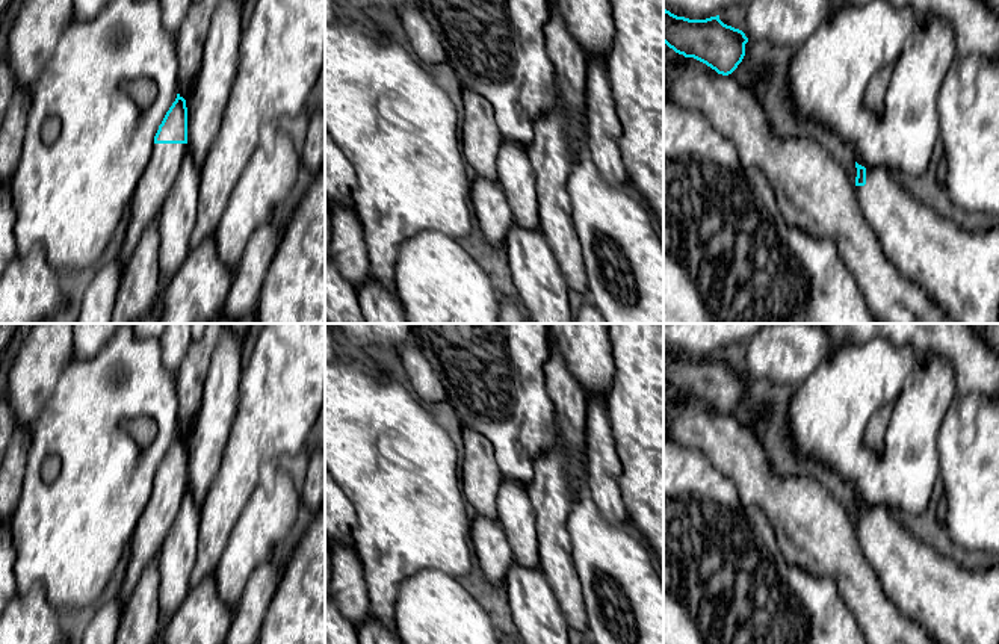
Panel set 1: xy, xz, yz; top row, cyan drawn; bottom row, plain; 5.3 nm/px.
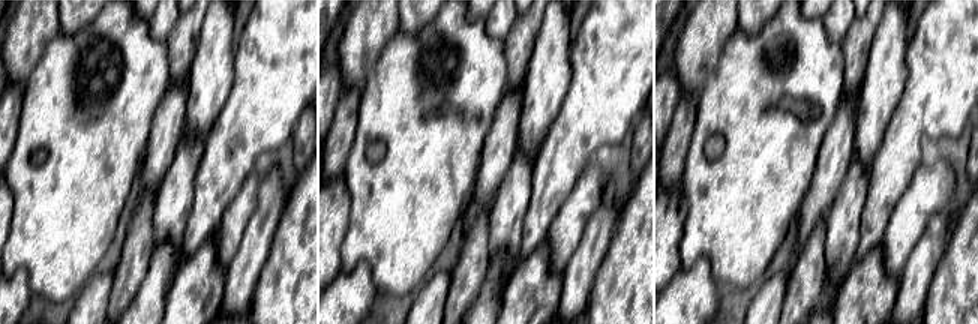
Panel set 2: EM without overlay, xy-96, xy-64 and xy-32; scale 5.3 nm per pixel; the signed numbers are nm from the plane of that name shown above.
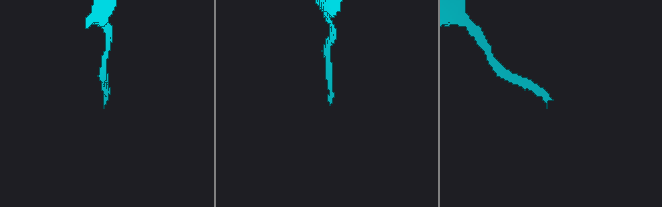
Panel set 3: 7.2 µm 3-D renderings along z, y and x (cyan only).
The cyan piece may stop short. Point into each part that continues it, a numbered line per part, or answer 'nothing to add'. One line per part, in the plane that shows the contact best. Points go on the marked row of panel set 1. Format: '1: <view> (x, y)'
1: xy (157, 179)

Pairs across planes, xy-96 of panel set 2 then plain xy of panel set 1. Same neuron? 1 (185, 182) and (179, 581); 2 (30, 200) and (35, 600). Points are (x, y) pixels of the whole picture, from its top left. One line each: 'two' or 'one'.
1: one
2: two

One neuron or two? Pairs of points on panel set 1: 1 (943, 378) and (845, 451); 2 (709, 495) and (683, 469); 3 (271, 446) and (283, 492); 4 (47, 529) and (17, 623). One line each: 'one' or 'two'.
1: one
2: one
3: two
4: two

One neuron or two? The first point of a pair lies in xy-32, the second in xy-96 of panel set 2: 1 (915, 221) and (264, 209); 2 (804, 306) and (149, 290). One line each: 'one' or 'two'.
1: two
2: two

